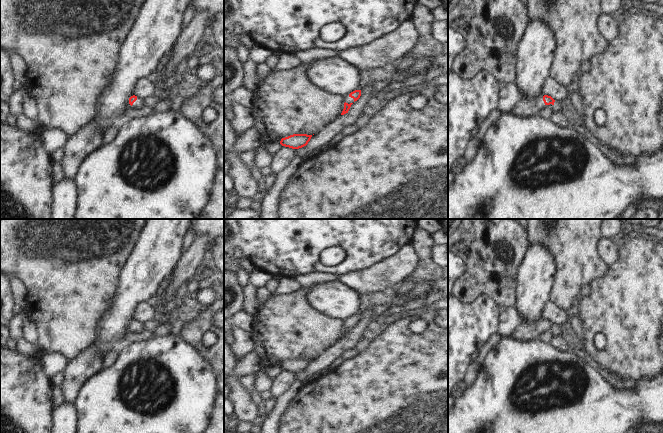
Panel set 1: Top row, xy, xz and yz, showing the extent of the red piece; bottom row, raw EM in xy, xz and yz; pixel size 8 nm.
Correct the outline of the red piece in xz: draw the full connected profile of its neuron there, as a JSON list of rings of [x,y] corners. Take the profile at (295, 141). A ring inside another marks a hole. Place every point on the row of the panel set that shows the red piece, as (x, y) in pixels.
[[[293,134],[288,137],[282,138],[280,144],[292,149],[299,149],[308,144],[312,135],[307,134]]]

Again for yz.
[[[548,95],[521,97],[513,111],[520,116],[539,115],[539,112],[546,105],[554,105],[555,100]]]

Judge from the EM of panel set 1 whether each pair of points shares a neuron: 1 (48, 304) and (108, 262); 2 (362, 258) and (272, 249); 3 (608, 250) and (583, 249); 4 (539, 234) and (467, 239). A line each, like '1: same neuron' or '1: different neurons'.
1: same neuron
2: same neuron
3: different neurons
4: different neurons

